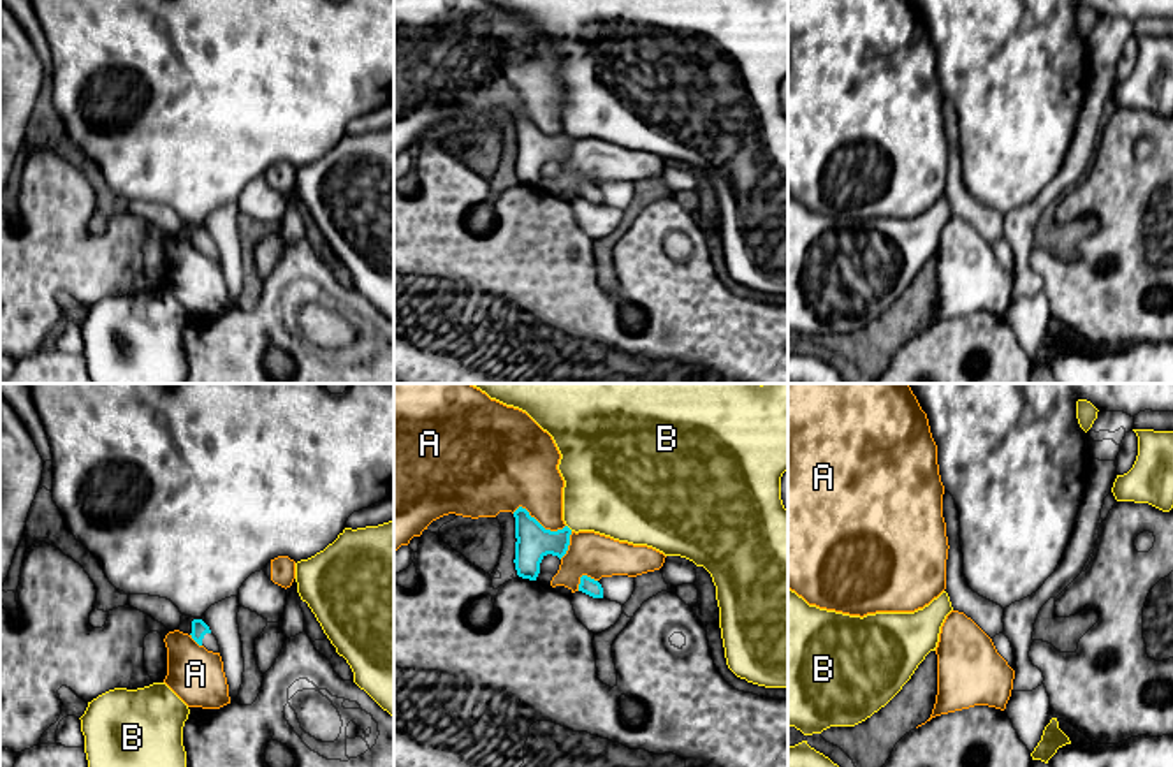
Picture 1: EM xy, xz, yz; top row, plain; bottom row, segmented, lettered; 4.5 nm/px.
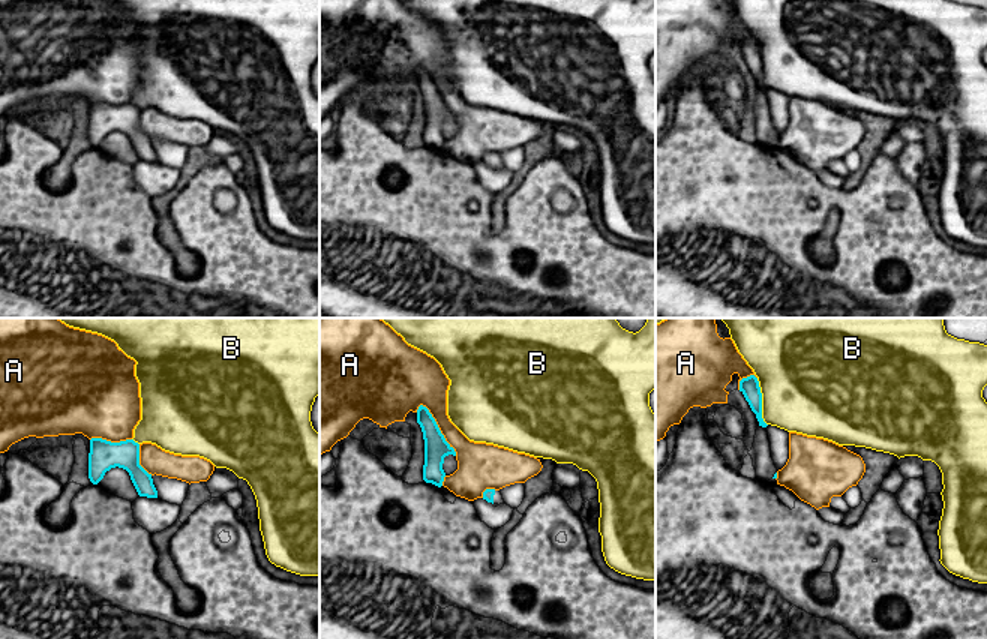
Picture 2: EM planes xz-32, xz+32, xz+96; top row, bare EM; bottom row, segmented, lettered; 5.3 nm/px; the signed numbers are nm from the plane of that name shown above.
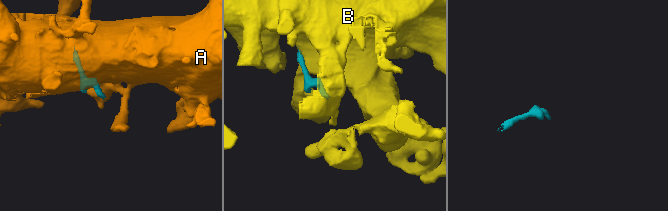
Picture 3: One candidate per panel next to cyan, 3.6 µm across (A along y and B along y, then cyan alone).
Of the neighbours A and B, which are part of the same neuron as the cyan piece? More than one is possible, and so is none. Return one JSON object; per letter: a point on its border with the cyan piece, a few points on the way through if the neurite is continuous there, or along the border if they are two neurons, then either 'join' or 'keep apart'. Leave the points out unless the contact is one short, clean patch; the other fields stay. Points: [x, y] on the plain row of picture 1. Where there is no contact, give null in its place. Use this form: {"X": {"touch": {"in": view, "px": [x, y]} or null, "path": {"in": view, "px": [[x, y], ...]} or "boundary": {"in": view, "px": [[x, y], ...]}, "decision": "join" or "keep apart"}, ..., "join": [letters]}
{"A": {"touch": {"in": "xz", "px": [537, 127]}, "decision": "keep apart"}, "B": {"touch": {"in": "xz", "px": [568, 134]}, "boundary": {"in": "xz", "px": [[567, 131], [572, 136]]}, "decision": "keep apart"}, "join": []}

